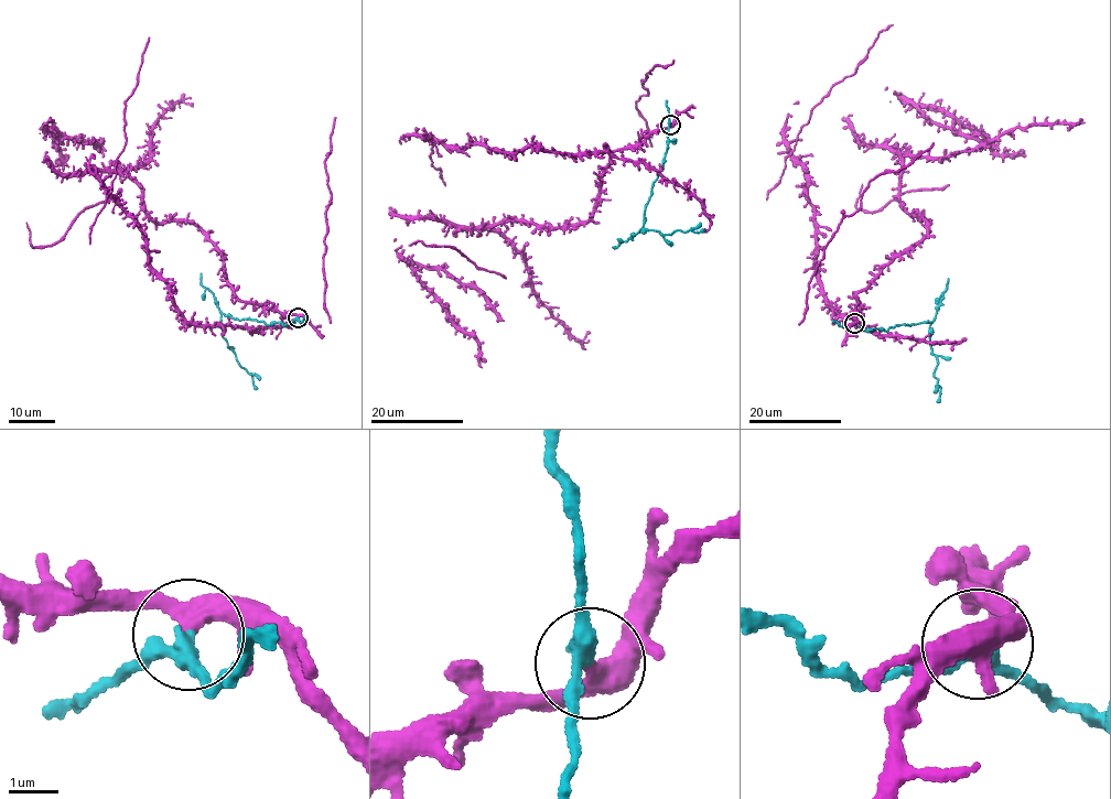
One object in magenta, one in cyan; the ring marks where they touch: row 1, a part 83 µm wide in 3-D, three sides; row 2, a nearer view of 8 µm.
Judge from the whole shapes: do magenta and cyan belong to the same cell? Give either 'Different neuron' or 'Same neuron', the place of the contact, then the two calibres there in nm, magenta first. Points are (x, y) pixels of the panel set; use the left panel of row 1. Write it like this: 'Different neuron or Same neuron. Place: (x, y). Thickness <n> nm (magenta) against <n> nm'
Different neuron. Place: (298, 317). Thickness 320 nm (magenta) against 320 nm

